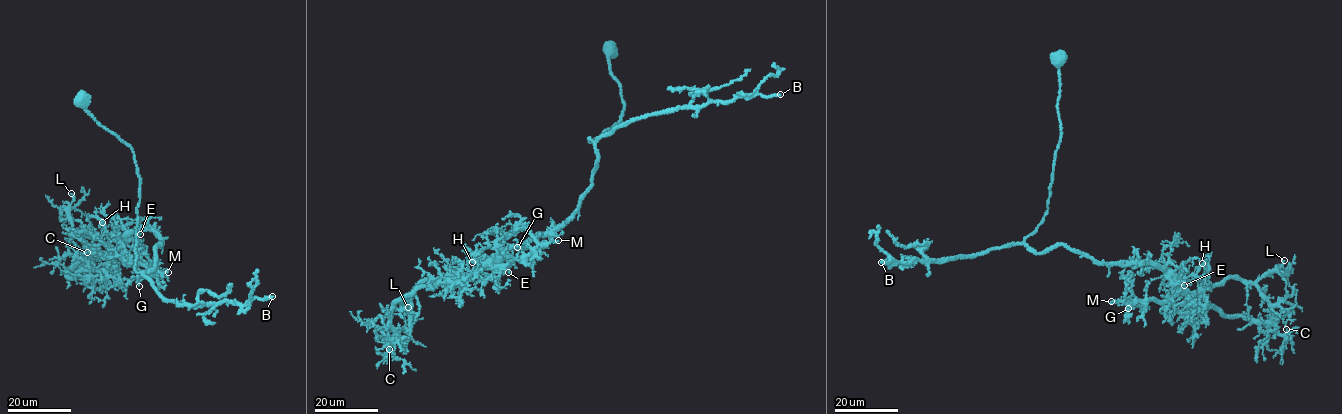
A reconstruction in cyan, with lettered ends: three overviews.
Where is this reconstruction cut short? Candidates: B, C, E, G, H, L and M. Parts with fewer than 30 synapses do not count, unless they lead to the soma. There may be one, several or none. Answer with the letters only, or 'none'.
B, C

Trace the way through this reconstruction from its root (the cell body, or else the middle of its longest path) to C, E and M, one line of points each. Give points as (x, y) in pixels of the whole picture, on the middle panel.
C: (608, 49), (624, 108), (588, 139), (598, 162), (574, 215), (410, 292), (390, 314), (389, 349)
E: (608, 49), (624, 108), (612, 129), (588, 139), (598, 157), (592, 184), (574, 215), (508, 250), (508, 272)
M: (608, 49), (624, 108), (612, 129), (588, 139), (598, 162), (581, 205), (491, 263), (505, 266), (558, 240)

